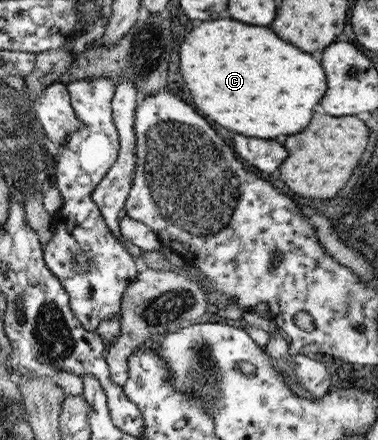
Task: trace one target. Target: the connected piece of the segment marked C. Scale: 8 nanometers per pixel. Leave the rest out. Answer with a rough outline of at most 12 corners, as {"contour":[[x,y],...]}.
{"contour":[[196,26],[180,72],[202,116],[250,138],[302,132],[314,56],[266,26]]}

